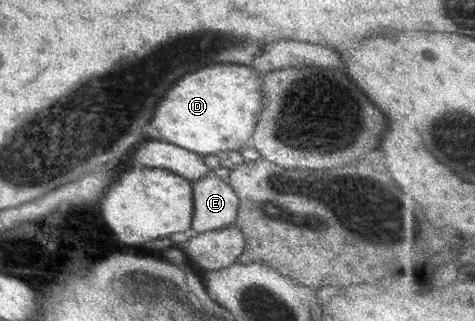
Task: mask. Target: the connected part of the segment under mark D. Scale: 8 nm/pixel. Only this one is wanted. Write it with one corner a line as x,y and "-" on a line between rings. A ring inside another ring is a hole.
216,64
204,70
198,70
194,74
188,74
180,80
180,84
176,84
166,94
164,102
158,105
152,126
162,140
203,157
226,152
226,150
242,150
249,144
263,109
263,104
260,102
263,98
261,75
252,67
233,64
220,64
220,66

